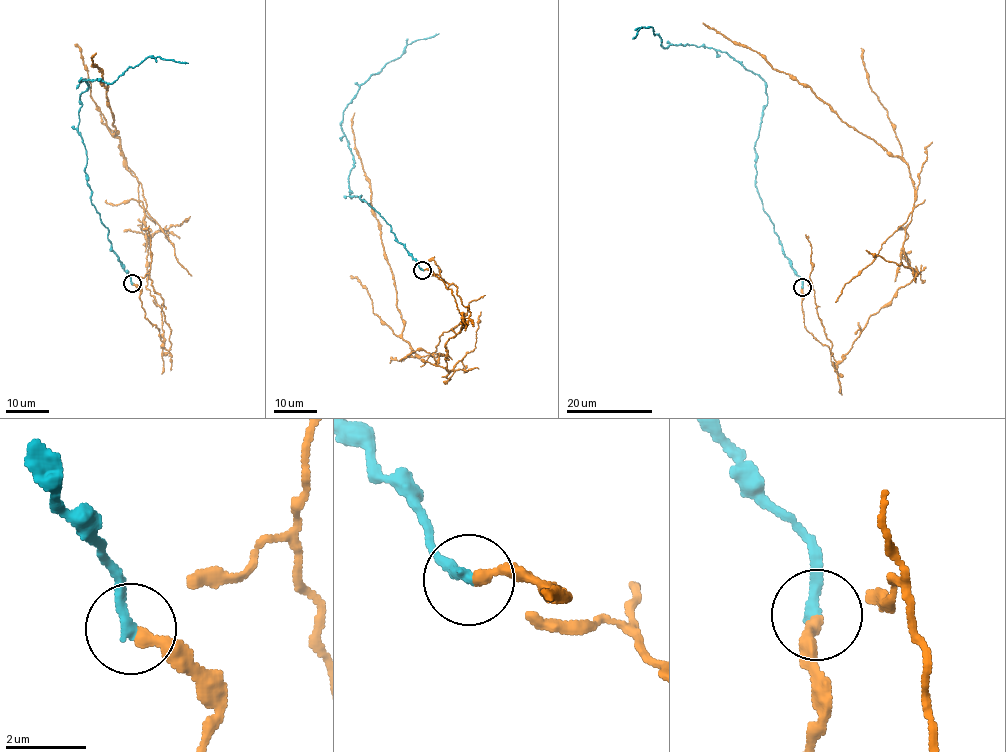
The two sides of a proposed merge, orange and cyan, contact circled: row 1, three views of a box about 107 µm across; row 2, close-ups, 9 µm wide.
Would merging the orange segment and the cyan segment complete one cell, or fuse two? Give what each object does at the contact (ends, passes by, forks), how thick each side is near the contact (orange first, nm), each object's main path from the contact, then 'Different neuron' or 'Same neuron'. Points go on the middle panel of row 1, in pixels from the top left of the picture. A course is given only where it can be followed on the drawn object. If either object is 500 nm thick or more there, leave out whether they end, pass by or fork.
At the ring orange ends. At the ring cyan ends. Thickness 320 nm (orange) against 280 nm. Course of orange: (423, 270), (451, 290), (464, 320), (445, 345), (449, 372), (440, 353), (416, 353), (402, 336), (354, 113). Course of cyan: (423, 270), (374, 208), (350, 197), (354, 155), (341, 126), (373, 74), (439, 33). Different neuron

